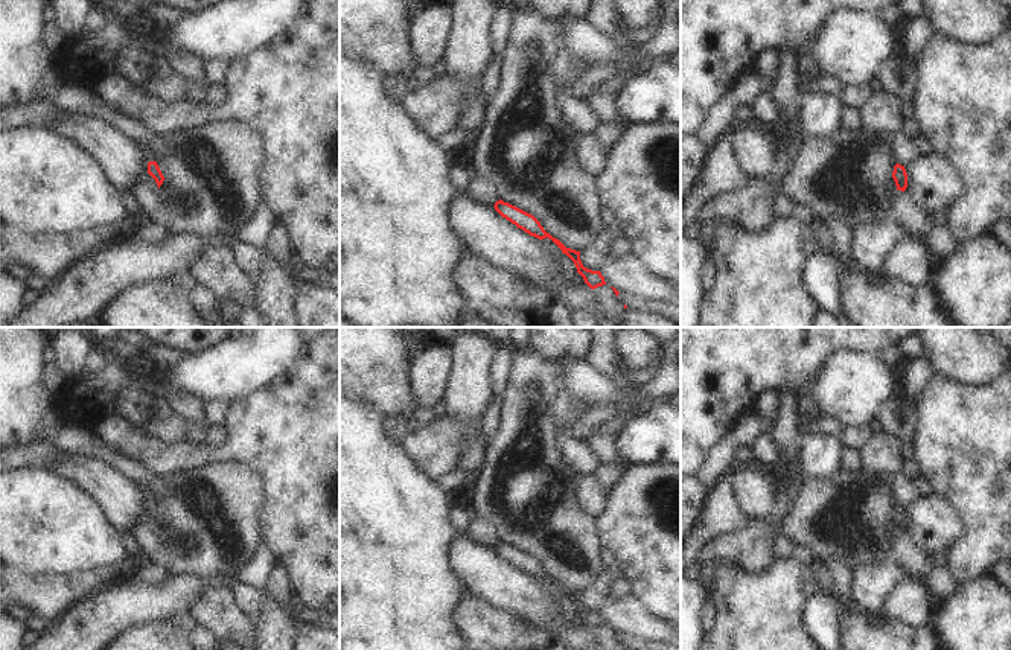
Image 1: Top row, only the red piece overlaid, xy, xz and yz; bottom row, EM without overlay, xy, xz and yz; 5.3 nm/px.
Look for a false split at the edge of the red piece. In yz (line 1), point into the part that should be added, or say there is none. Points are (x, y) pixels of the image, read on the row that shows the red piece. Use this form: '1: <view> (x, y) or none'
1: none

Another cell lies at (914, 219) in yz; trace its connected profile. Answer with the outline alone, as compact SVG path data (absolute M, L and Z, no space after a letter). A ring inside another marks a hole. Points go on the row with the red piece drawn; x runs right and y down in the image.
M895 190L891 198L894 219L906 230L907 234L926 237L932 228L929 213L918 207L912 198L901 190Z

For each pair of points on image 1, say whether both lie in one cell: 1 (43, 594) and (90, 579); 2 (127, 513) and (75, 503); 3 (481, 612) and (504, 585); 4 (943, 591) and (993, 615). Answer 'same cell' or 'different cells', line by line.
1: same cell
2: different cells
3: different cells
4: different cells

